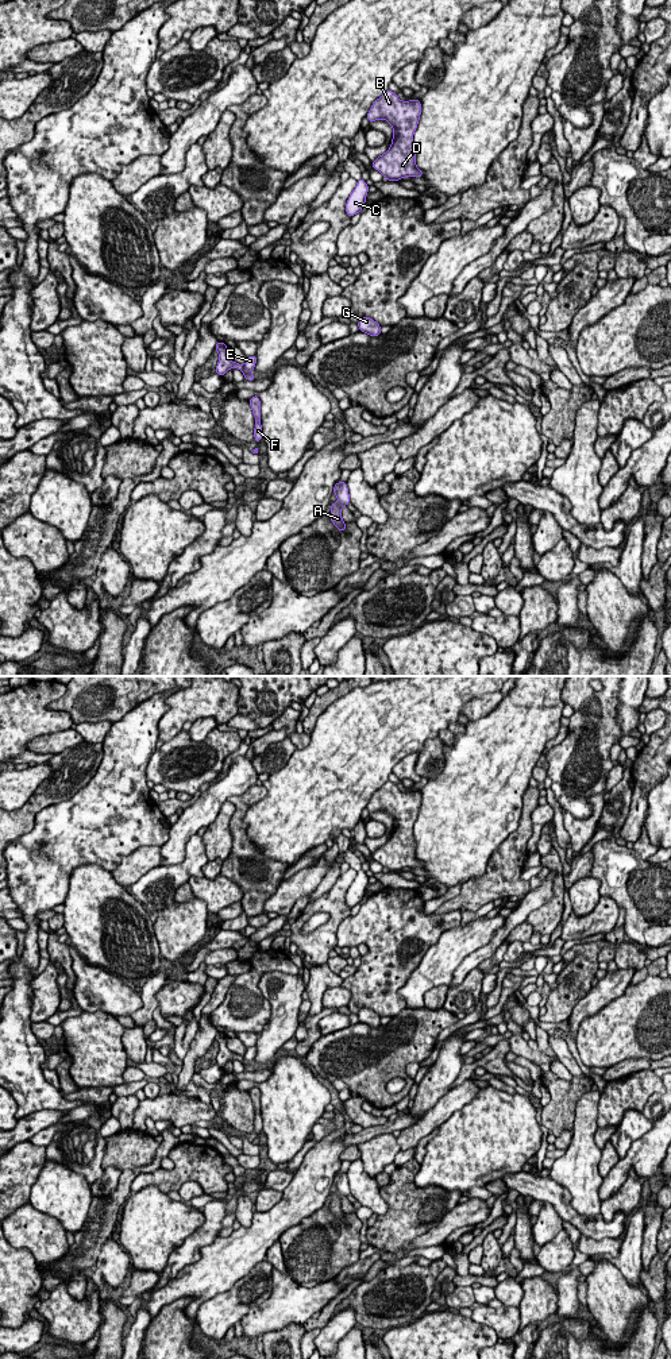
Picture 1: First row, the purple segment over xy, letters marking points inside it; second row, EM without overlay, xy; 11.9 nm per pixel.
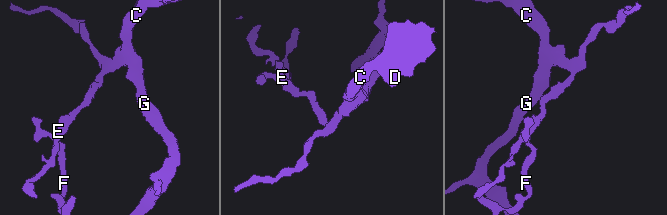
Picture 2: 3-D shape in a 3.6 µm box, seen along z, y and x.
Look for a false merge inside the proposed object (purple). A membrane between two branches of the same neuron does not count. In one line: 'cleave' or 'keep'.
cleave

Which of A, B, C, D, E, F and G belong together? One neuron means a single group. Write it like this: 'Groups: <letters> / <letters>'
Groups: A B C D E G / F

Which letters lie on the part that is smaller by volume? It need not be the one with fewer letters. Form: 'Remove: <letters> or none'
Remove: F

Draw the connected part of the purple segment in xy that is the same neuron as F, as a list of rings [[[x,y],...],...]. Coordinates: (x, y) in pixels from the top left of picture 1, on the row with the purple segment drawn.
[[[255,394],[252,398],[250,398],[250,406],[255,417],[255,428],[254,428],[254,439],[257,443],[262,440],[262,425],[261,425],[261,399]]]

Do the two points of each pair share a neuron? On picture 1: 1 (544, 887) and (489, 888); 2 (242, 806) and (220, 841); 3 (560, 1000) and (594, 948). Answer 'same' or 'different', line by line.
1: different
2: same
3: same

